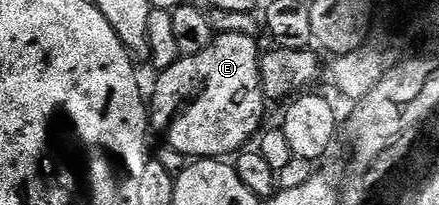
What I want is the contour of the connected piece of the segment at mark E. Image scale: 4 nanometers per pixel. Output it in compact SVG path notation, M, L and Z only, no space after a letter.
M224 33L224 34L217 34L215 35L213 41L210 42L208 48L206 48L204 51L202 52L198 52L196 53L195 56L186 56L183 55L182 57L179 57L178 61L176 62L176 64L172 64L169 66L169 68L167 68L164 71L161 71L156 77L157 80L154 84L154 88L152 90L152 96L150 95L149 100L148 100L148 113L150 116L150 120L151 120L151 127L157 131L157 130L162 130L164 132L166 132L166 136L168 138L168 142L169 144L180 154L184 155L184 156L188 156L187 159L190 160L197 160L201 157L217 157L217 158L224 158L236 153L239 153L247 144L245 144L249 139L250 141L257 135L257 132L261 129L261 120L262 120L262 116L263 116L263 112L265 110L266 107L266 97L265 94L262 90L262 81L260 80L260 76L259 76L259 64L261 62L261 51L260 49L258 50L258 41L253 35L251 34L244 34L244 33Z

